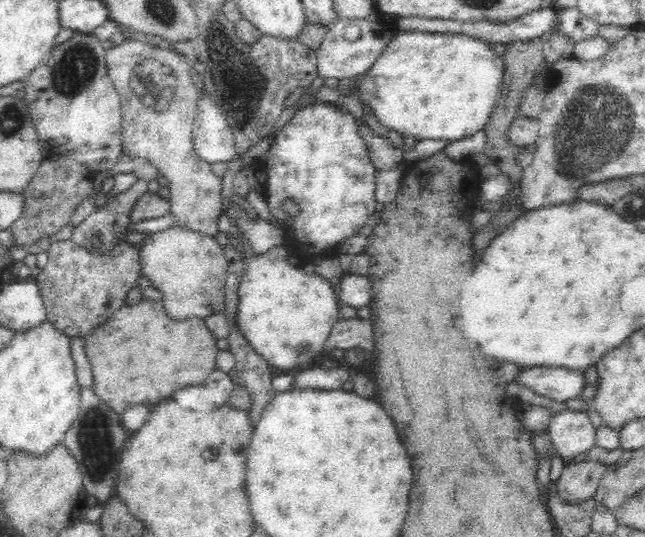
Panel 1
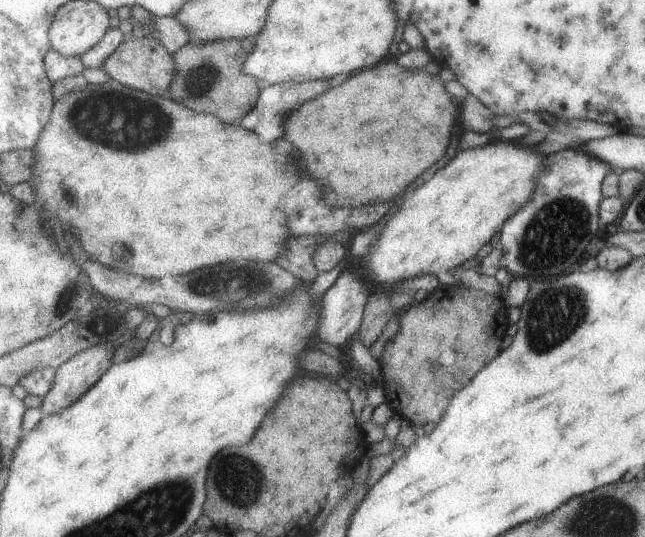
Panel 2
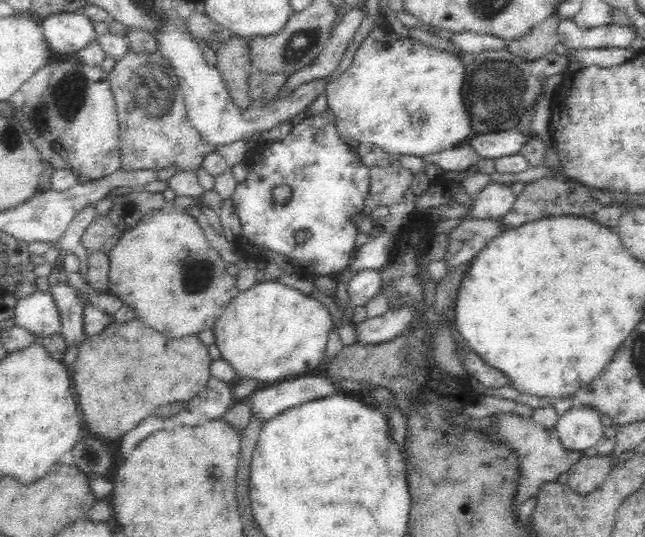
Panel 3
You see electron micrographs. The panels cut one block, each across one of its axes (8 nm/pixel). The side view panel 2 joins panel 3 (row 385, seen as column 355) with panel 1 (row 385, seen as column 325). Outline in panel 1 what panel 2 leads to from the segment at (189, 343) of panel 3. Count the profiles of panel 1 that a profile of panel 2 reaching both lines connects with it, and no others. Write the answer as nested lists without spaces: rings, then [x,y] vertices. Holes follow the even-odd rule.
[[[162,299],[126,303],[84,338],[96,376],[92,388],[116,412],[122,412],[130,404],[156,402],[180,386],[204,382],[206,375],[216,368],[219,351],[216,341],[204,318],[172,318]]]

